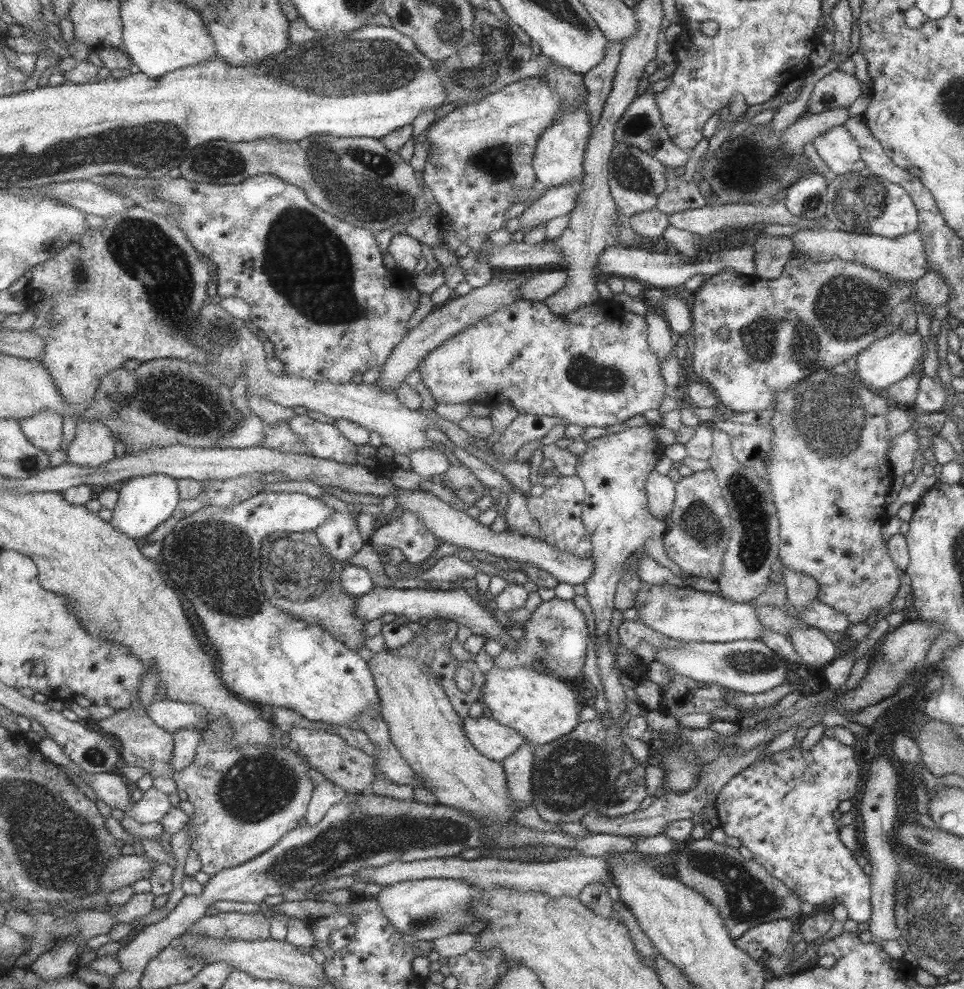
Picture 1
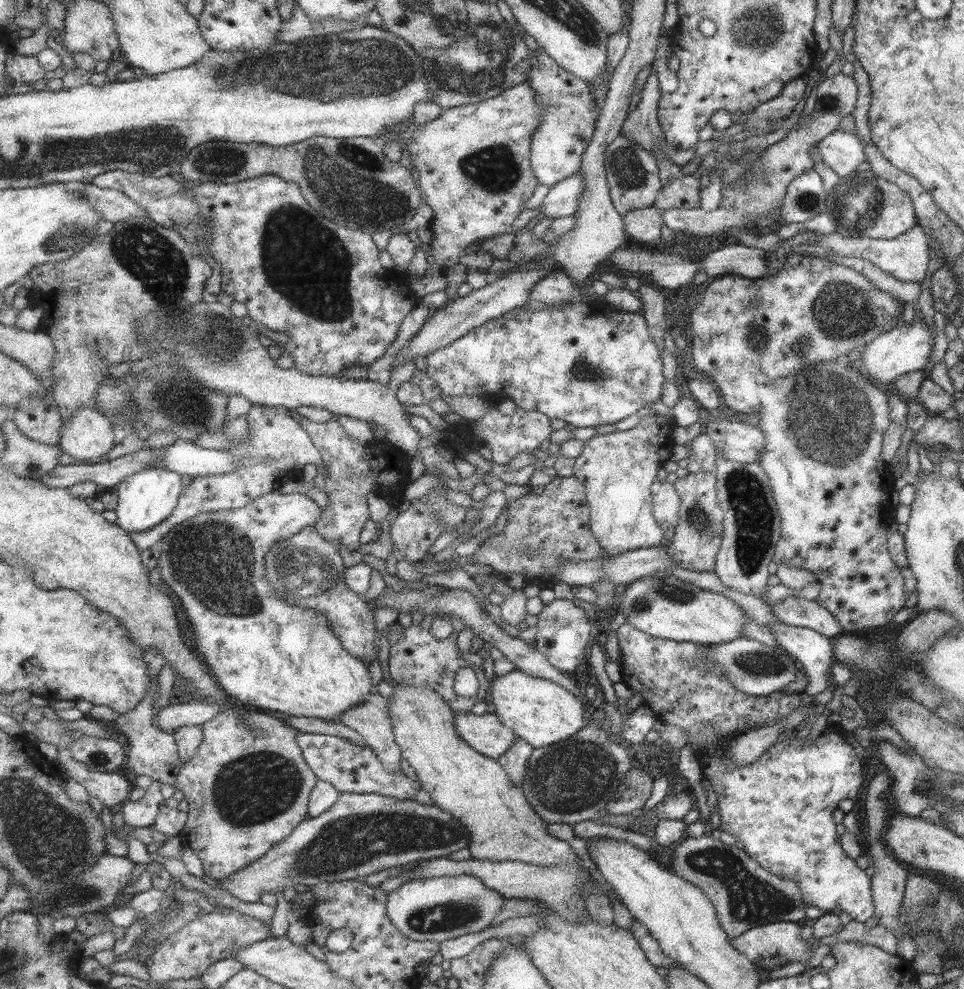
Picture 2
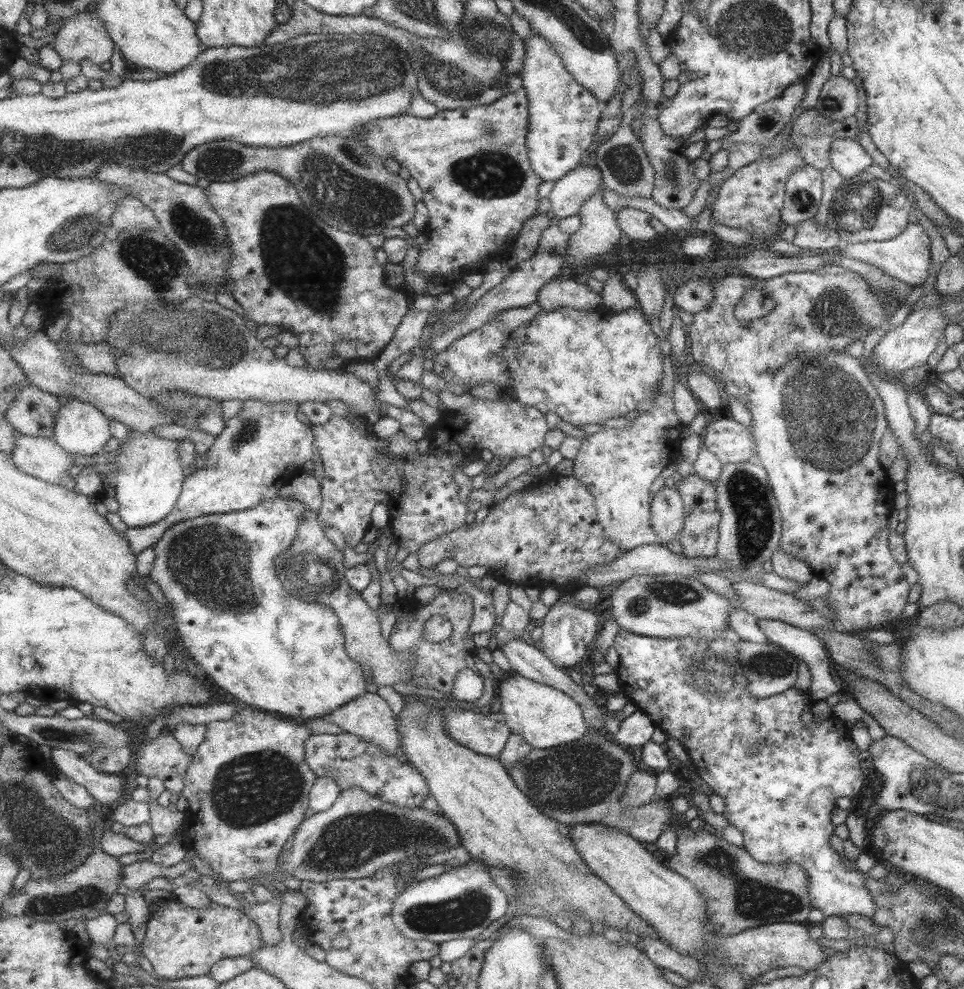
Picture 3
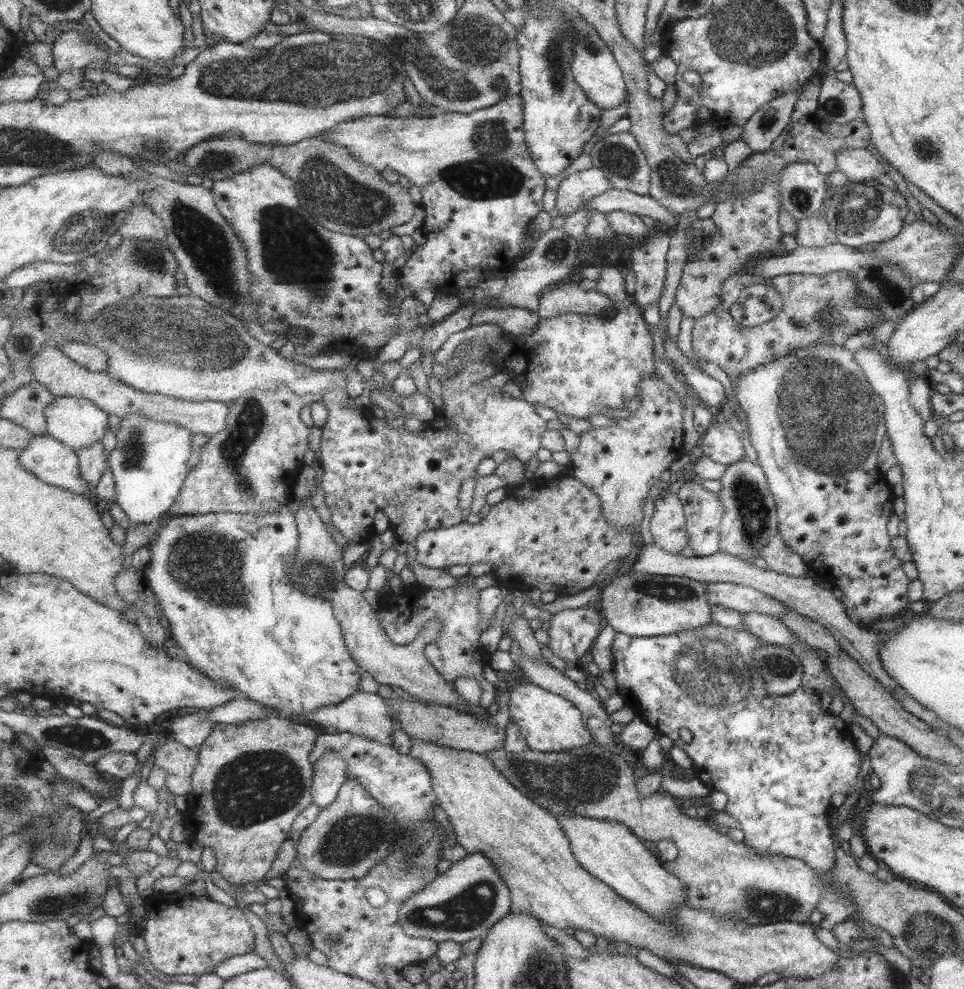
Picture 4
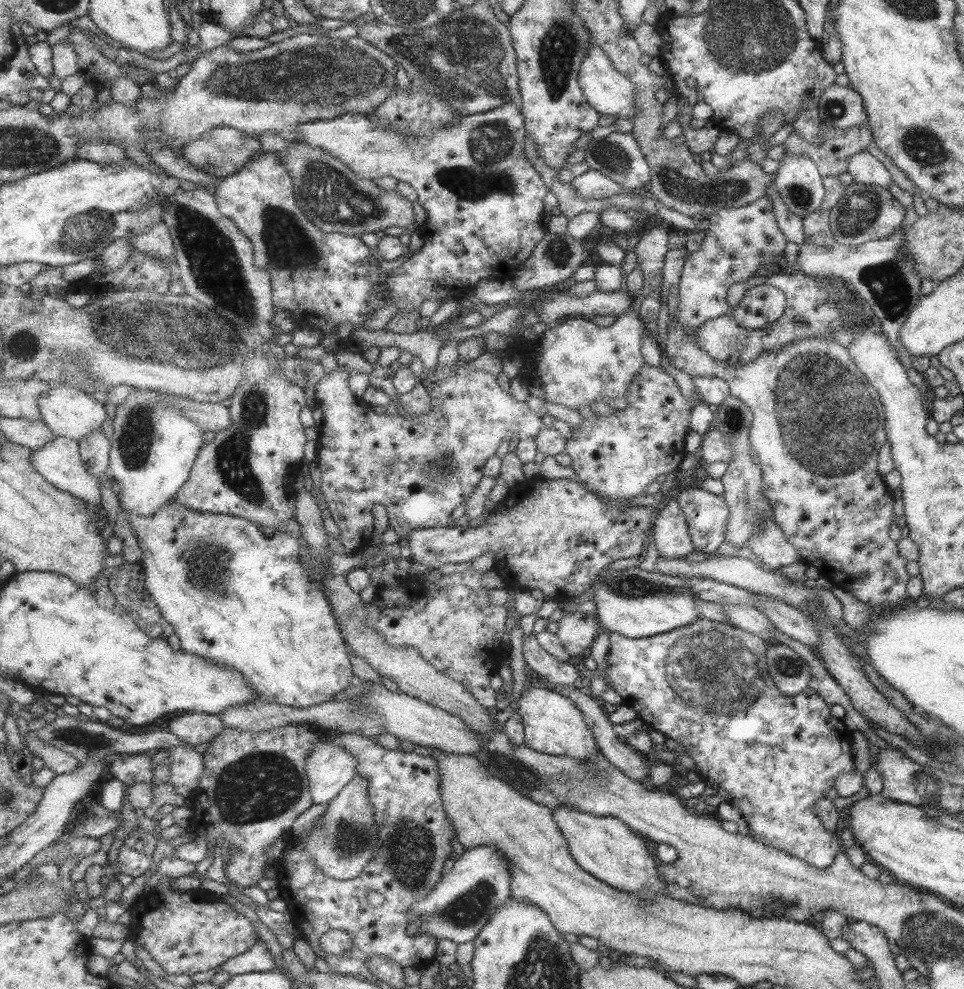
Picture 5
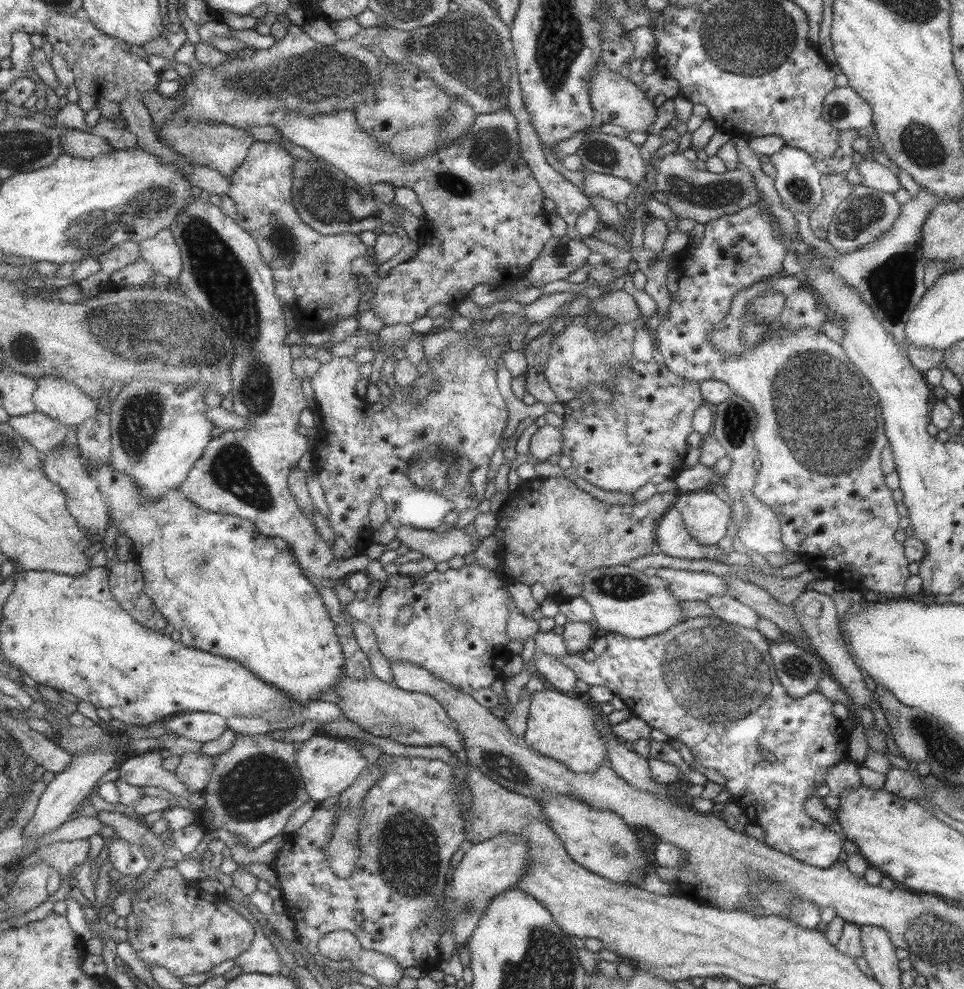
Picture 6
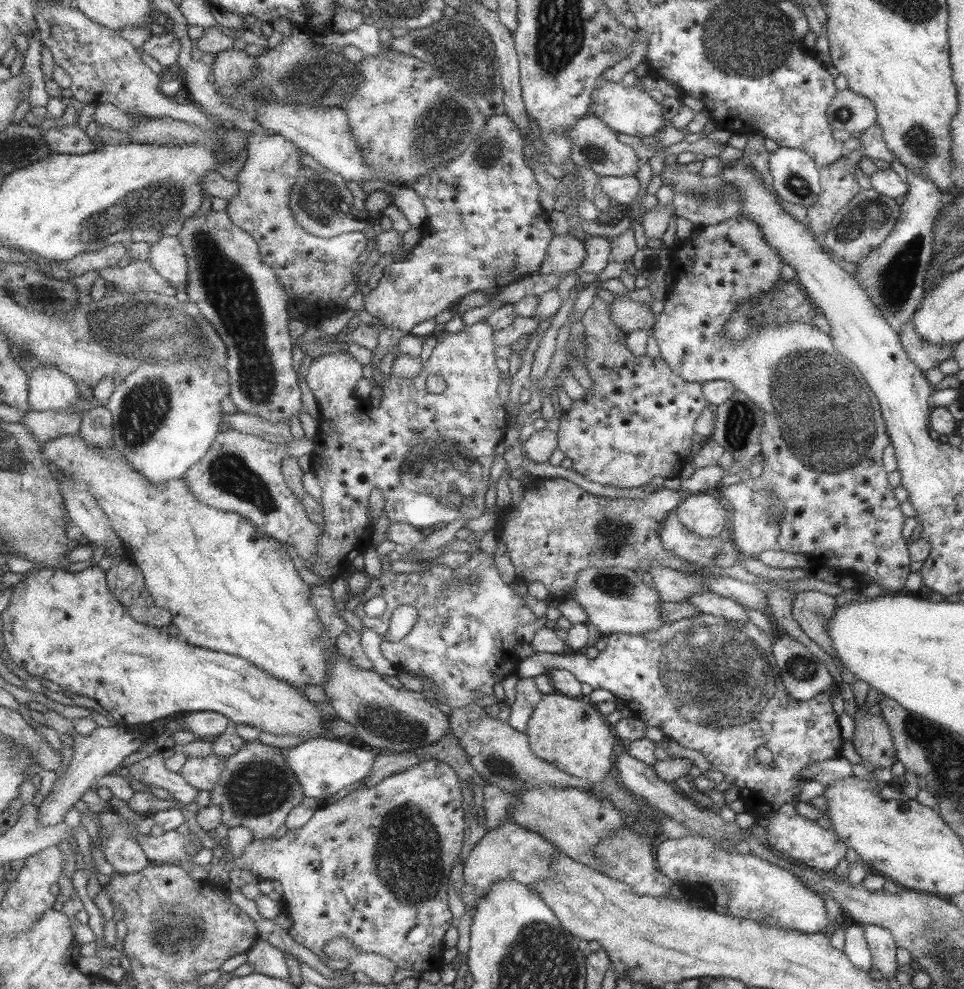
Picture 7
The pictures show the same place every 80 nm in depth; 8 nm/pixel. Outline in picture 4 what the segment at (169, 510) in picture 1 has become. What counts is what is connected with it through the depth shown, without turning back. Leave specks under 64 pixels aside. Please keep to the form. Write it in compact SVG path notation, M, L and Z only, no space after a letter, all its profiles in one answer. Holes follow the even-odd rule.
M141 413L121 418L109 466L115 481L116 503L127 514L129 523L149 524L170 513L190 476L189 460L195 450L193 435L178 422L158 421Z

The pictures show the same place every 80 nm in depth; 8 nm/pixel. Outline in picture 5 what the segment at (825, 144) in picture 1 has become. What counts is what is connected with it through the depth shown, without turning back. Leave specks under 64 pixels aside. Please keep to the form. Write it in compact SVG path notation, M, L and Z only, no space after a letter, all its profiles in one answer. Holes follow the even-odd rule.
M863 150L848 158L846 172L851 174L855 183L874 184L885 189L892 183L891 175L885 167L870 153Z

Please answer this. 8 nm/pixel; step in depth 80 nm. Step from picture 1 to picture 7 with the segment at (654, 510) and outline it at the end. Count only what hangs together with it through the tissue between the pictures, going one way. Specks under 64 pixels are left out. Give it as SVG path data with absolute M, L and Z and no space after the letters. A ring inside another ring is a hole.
M675 511L662 523L661 541L668 551L687 563L695 562L702 567L717 566L723 569L737 564L739 550L731 539L694 535L678 521Z

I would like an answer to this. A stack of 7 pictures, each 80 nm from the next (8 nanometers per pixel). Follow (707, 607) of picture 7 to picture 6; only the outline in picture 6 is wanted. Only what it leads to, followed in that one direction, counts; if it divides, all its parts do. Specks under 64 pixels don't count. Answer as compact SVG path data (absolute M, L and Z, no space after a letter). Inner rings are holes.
M727 595L710 596L704 600L713 615L729 624L743 625L745 628L755 629L757 614L753 609L737 602L737 599Z

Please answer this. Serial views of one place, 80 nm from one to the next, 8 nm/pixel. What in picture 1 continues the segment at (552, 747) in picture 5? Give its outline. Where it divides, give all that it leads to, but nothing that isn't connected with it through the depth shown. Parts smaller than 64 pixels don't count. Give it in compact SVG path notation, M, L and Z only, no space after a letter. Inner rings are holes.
M494 665L484 677L479 701L491 712L490 718L521 733L533 748L557 740L578 726L580 703L563 680L535 672L529 666L505 668Z

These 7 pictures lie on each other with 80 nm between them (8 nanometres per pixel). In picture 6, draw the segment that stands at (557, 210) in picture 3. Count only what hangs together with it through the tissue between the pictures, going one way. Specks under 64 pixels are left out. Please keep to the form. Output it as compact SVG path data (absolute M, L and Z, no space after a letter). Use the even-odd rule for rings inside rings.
M588 171L584 175L583 192L585 196L595 195L613 203L624 203L635 188L636 185L625 179Z

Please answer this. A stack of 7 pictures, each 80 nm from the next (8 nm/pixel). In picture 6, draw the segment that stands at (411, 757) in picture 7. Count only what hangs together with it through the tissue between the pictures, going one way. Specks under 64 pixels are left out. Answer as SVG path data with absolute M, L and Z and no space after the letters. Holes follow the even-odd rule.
M371 763L345 792L339 794L339 798L334 803L333 817L339 818L338 826L336 826L334 832L334 840L332 840L330 844L326 844L324 849L328 854L332 869L338 877L350 877L351 874L353 874L353 869L360 855L358 826L364 817L364 810L362 810L361 806L363 805L367 791L379 782L379 777L382 776L382 774L382 764Z

